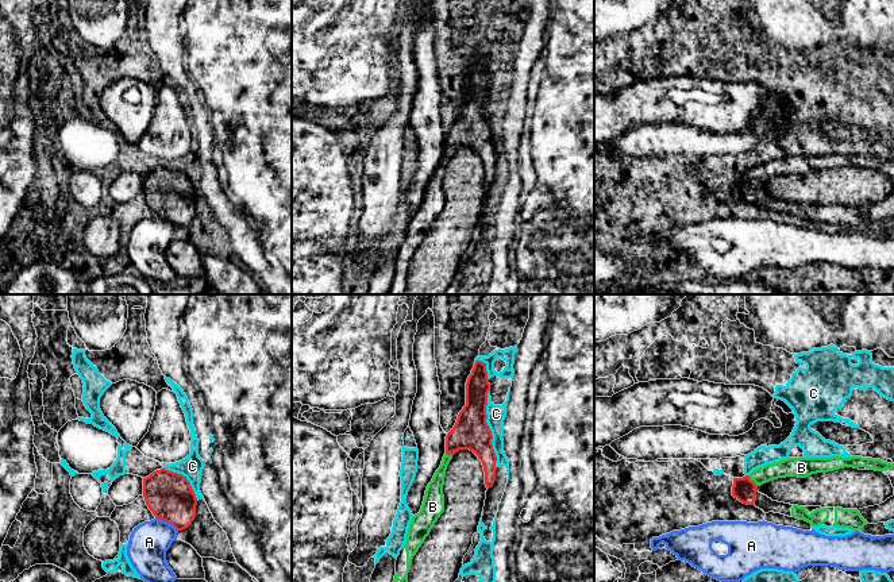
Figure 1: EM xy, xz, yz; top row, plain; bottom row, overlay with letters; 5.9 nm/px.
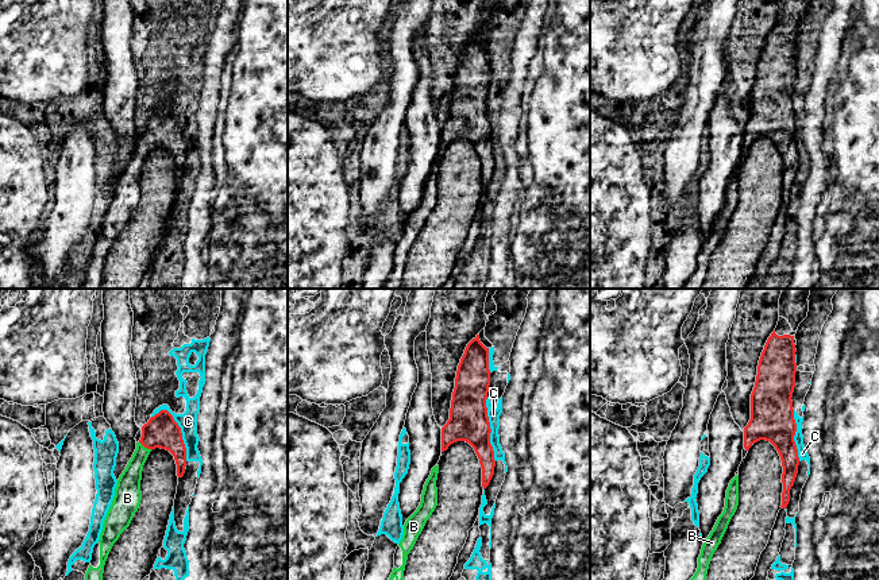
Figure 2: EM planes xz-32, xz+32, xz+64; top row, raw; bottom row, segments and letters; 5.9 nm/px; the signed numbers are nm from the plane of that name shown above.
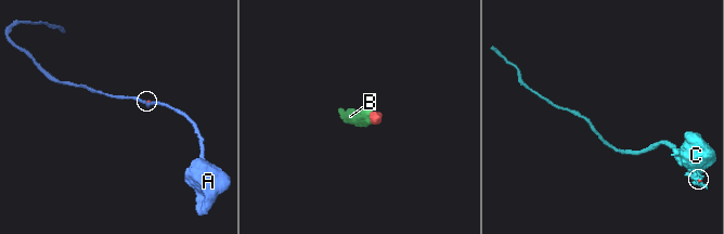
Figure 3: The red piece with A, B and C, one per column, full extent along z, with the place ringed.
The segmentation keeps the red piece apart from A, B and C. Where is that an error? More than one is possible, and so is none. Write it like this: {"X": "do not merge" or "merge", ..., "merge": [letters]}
{"A": "do not merge", "B": "merge", "C": "do not merge", "merge": ["B"]}

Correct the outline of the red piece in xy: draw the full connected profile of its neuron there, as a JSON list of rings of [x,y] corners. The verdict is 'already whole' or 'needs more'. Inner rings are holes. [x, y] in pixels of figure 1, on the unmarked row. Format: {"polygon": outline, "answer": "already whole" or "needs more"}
{"polygon": [[[165,165],[143,176],[143,194],[155,216],[177,228],[188,226],[196,215],[197,196],[182,171]]], "answer": "already whole"}

